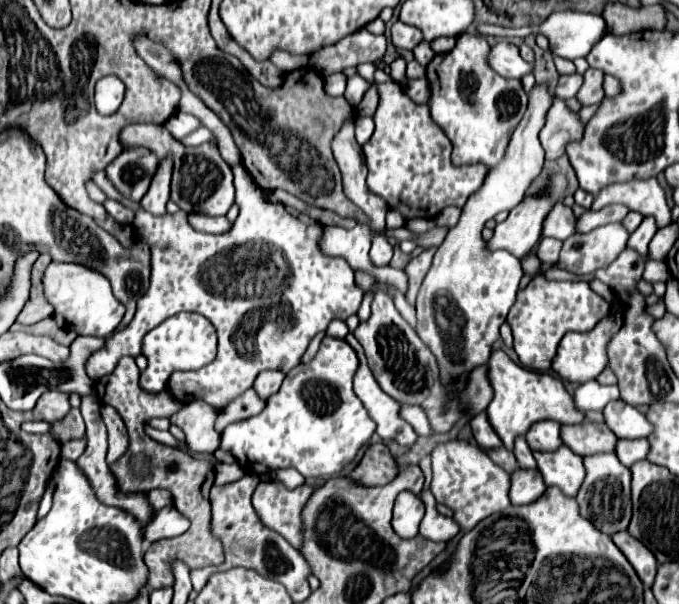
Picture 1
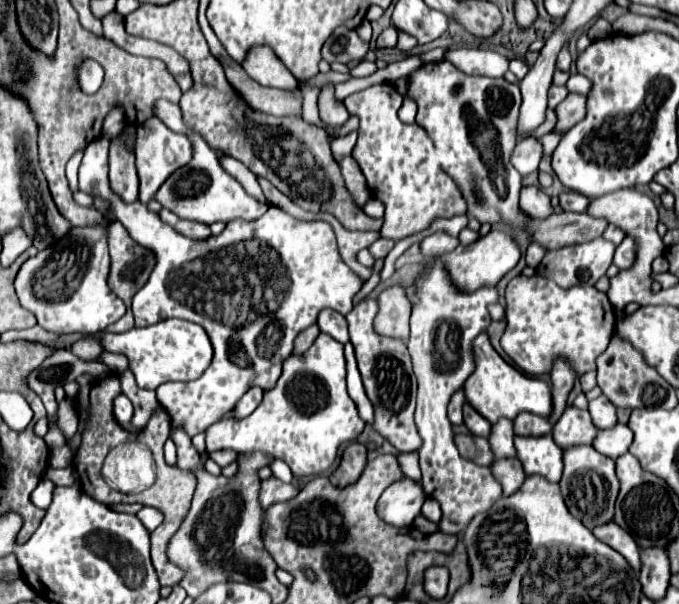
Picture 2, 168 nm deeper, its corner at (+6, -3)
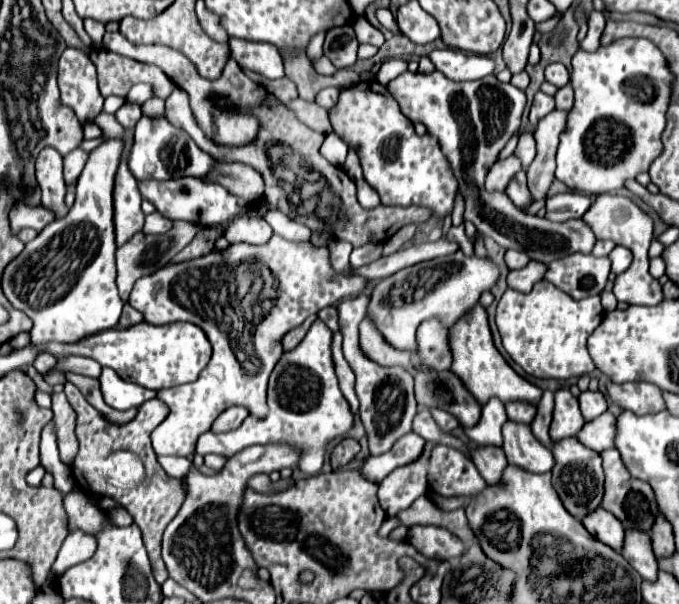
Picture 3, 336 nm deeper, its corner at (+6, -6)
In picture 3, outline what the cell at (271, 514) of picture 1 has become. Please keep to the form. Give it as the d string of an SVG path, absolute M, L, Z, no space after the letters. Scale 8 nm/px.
M259 474L259 476L253 476L249 486L257 492L271 492L271 480L267 474Z

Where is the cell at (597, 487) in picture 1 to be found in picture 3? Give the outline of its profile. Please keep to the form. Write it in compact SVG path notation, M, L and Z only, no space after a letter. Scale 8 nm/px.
M575 438L571 440L559 440L559 444L553 446L553 456L555 456L555 468L551 470L553 486L567 508L567 512L575 518L583 518L587 512L595 510L601 506L603 498L603 468L601 468L601 456L597 452L591 452L583 444L579 444Z

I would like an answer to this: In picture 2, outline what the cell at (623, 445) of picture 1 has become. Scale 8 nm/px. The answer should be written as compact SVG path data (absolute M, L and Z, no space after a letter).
M615 425L613 429L603 429L599 431L599 435L595 437L595 449L599 453L603 453L605 457L611 457L611 459L617 459L621 457L623 453L629 451L629 445L631 445L631 439L633 439L633 433L627 425Z

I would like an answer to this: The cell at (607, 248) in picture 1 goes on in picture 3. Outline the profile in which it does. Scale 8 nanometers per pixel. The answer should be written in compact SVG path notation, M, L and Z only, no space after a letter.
M575 252L551 262L545 278L575 300L581 300L603 292L609 270L609 258L595 258L591 254Z

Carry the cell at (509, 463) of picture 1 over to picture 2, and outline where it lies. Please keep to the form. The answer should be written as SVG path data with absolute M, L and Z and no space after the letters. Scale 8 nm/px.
M455 435L455 443L459 453L463 453L465 459L471 459L477 465L489 467L495 461L495 455L491 453L491 445L483 437L475 435Z

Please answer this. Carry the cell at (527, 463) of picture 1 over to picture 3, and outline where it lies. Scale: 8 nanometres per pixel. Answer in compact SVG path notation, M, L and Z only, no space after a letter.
M491 398L481 412L479 424L471 426L471 428L463 428L463 432L467 434L467 438L475 444L475 446L501 446L501 426L505 424L507 414L505 414L505 406L501 400Z

